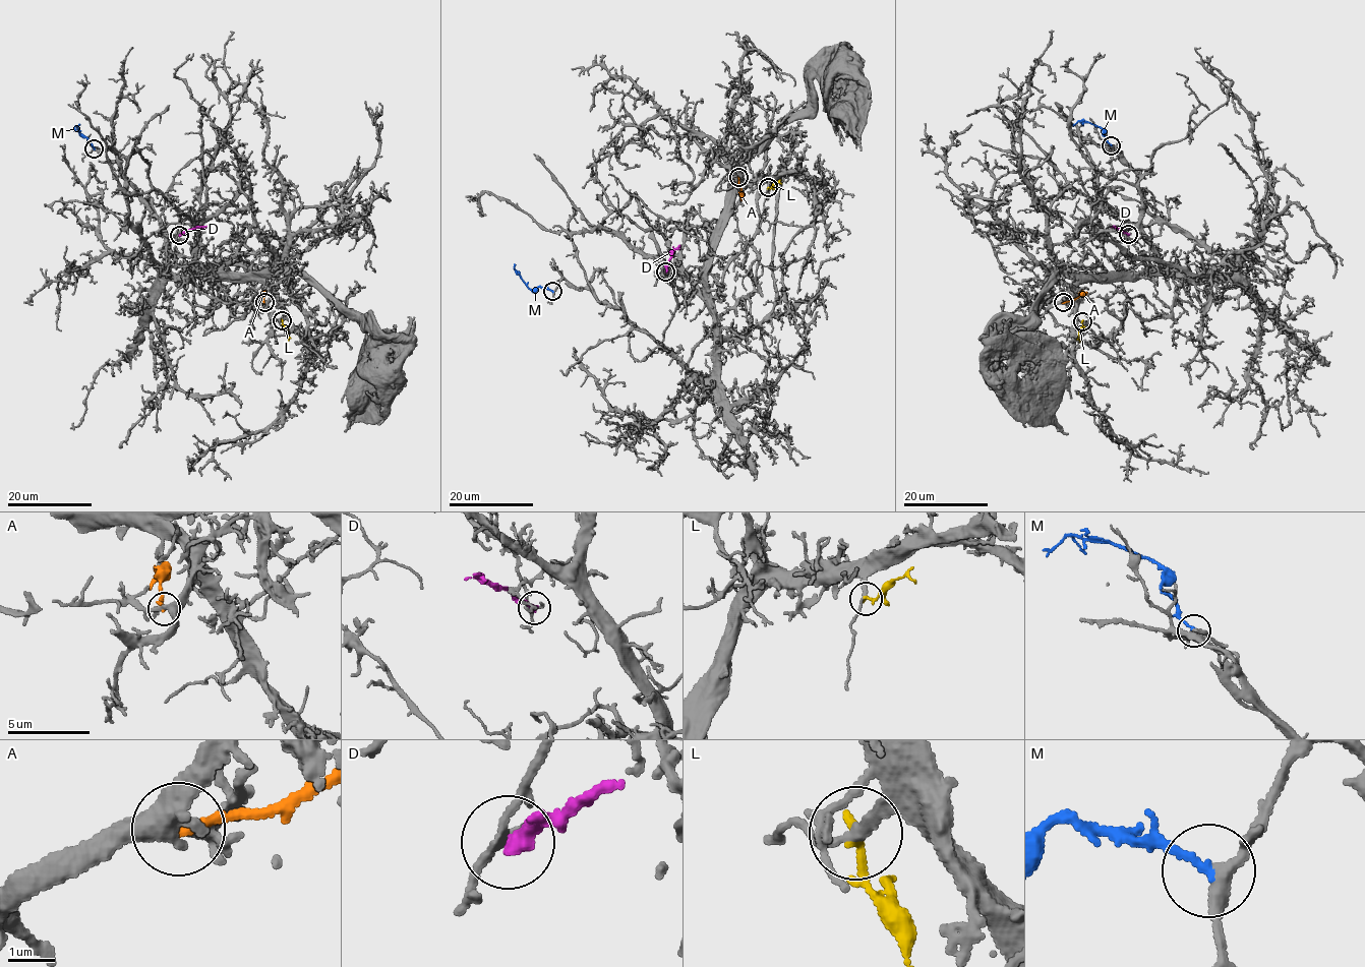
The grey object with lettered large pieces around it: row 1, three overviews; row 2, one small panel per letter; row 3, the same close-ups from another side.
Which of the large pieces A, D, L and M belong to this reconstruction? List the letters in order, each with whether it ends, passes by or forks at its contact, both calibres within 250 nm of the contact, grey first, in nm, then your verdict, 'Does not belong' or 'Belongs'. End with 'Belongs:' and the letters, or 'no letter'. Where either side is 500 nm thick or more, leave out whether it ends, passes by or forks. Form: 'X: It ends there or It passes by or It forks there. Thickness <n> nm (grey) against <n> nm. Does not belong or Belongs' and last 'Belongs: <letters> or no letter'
A: It ends there. Thickness 280 nm (grey) against 190 nm. Does not belong
D: It ends there. Thickness 180 nm (grey) against 320 nm. Does not belong
L: It ends there. Thickness 150 nm (grey) against 200 nm. Does not belong
M: It ends there. Thickness 240 nm (grey) against 180 nm. Belongs
Belongs: M

